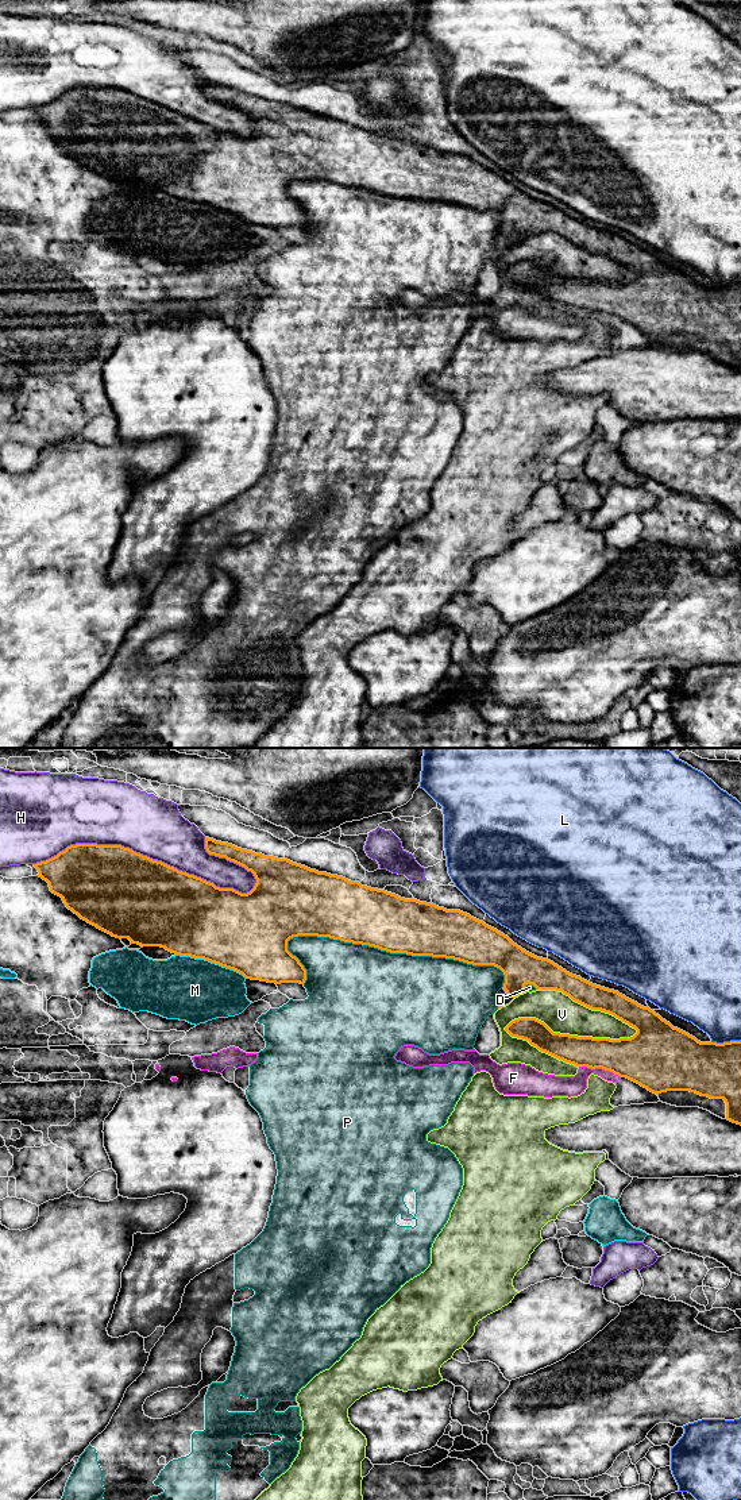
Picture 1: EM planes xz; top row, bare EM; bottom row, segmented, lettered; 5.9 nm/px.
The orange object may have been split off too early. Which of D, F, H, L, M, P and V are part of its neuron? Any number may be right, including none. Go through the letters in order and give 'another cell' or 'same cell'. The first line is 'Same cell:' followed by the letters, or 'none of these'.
Same cell: D
D: same cell
F: another cell
H: another cell
L: another cell
M: another cell
P: another cell
V: another cell

